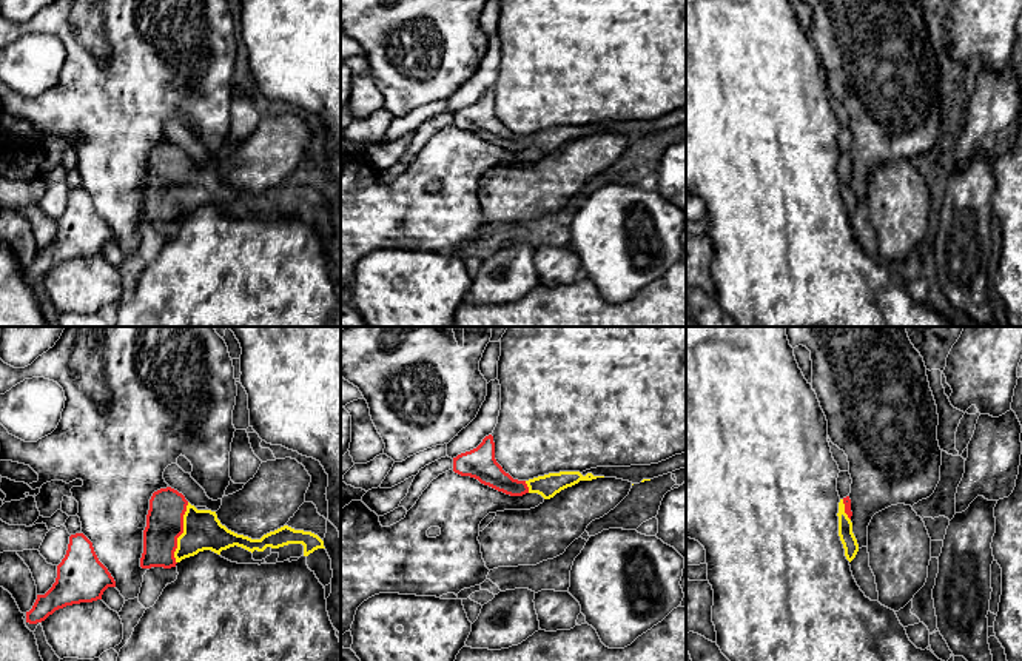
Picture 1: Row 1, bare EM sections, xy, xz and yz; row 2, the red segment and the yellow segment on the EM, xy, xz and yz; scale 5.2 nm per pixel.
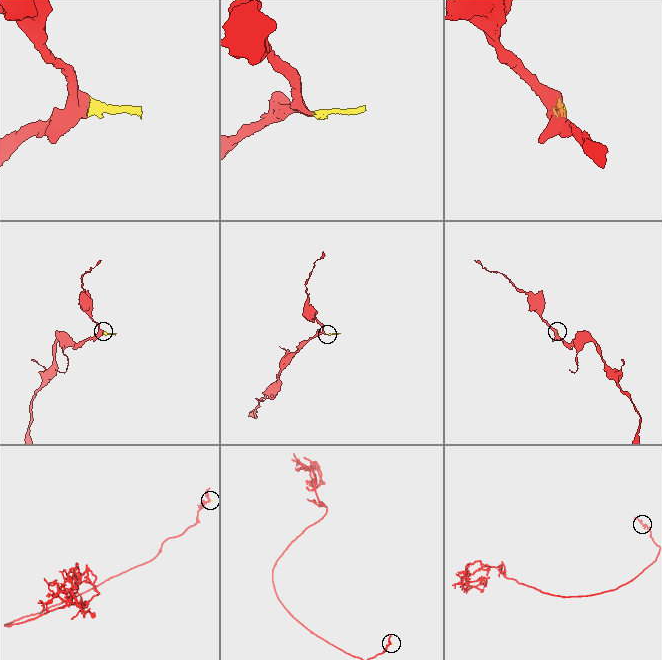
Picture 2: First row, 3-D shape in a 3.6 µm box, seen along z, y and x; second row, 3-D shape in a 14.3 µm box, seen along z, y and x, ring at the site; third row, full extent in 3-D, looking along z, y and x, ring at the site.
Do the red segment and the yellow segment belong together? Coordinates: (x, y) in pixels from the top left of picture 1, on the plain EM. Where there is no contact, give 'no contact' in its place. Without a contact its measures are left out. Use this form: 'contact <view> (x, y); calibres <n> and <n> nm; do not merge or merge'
contact xy (182, 187); calibres 190 and 200 nm; merge

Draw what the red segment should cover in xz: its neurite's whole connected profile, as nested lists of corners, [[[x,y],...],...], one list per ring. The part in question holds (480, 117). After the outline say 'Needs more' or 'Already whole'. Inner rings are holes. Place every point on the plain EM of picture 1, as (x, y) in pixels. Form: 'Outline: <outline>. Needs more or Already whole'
Outline: [[[492,89],[486,91],[476,103],[453,112],[453,126],[461,131],[475,133],[481,139],[510,151],[538,148],[544,154],[553,153],[561,145],[572,142],[580,136],[604,133],[593,131],[592,128],[583,131],[580,126],[560,126],[538,131],[529,136],[513,134],[495,114],[495,97]]]. Needs more

